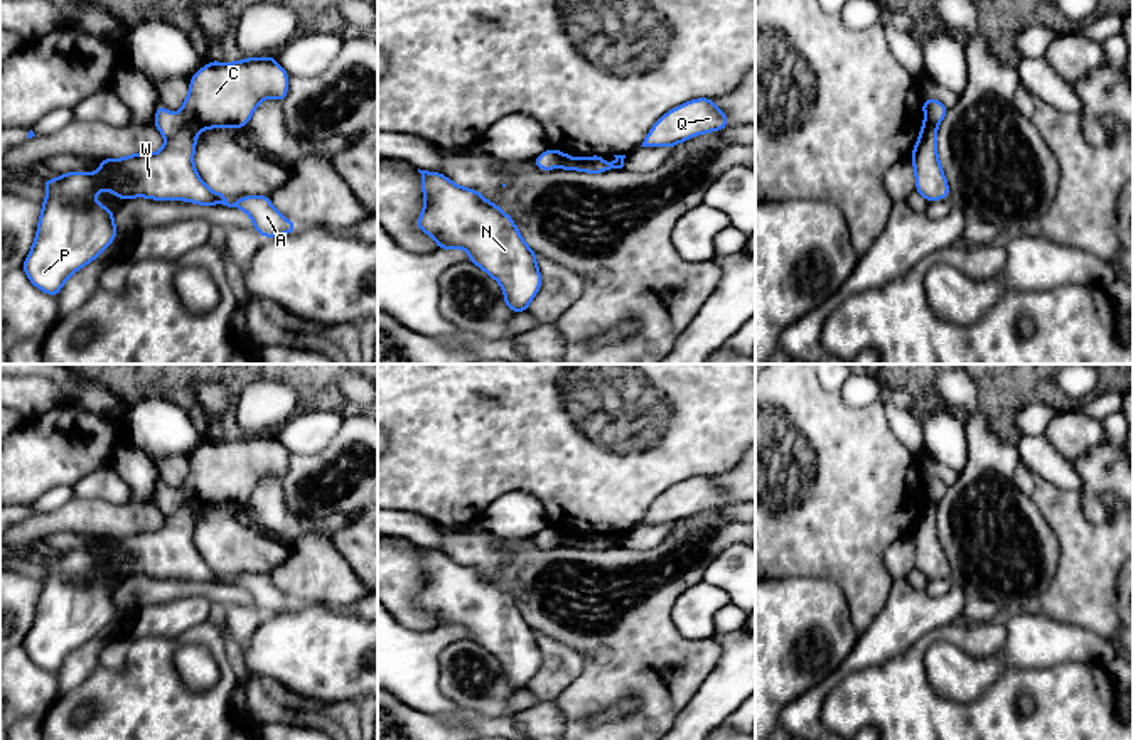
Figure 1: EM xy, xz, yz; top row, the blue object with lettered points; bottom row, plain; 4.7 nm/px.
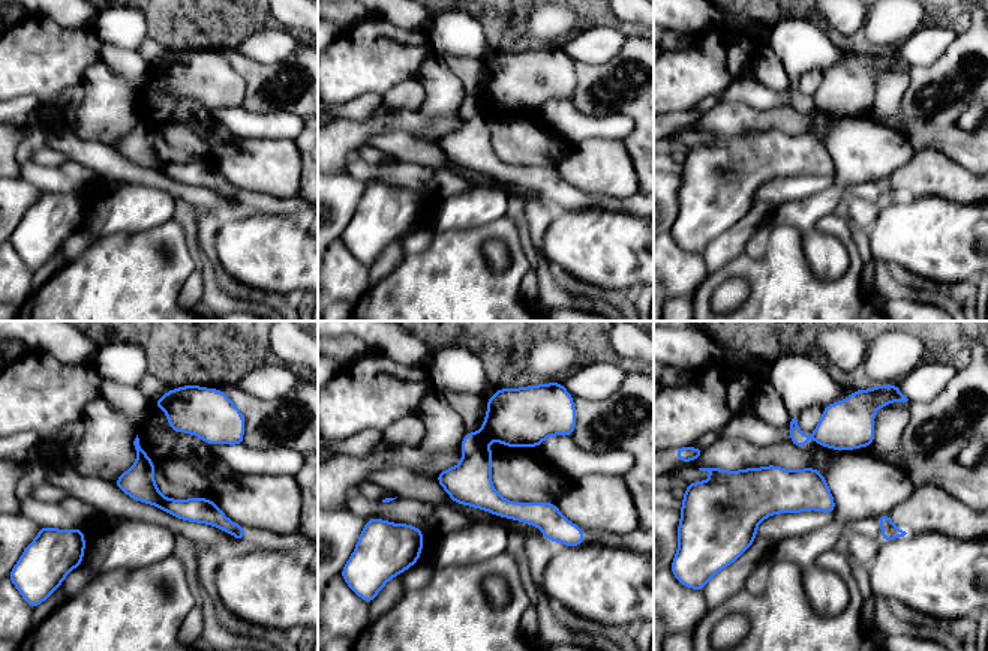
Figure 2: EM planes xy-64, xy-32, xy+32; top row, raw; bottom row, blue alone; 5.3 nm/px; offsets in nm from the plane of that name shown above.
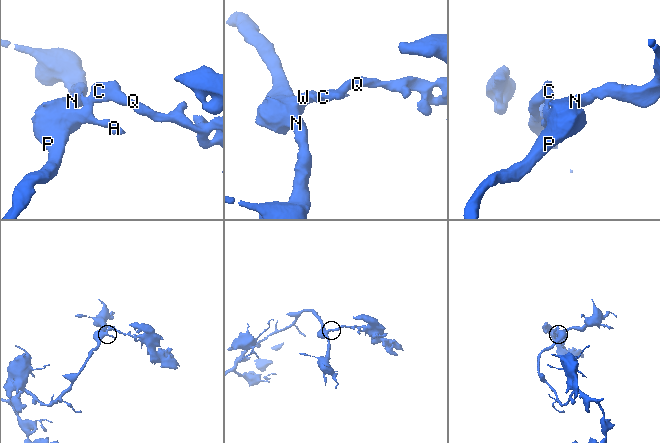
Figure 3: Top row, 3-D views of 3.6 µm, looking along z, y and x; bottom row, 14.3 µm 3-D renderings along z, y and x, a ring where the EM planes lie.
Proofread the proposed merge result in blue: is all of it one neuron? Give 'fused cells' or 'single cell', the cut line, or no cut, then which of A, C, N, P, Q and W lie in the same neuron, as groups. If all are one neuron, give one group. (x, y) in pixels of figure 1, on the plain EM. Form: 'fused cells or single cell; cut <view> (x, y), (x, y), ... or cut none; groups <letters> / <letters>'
fused cells; cut xy (176, 493), (196, 509); groups A N P W / C Q

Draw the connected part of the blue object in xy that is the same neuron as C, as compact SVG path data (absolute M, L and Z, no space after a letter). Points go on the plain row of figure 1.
M273 433L238 440L209 438L189 458L191 467L177 497L196 509L246 506L263 477L285 480L288 455Z

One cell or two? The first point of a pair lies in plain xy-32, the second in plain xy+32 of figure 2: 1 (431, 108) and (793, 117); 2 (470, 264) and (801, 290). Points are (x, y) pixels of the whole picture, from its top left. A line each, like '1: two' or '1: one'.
1: two
2: one

